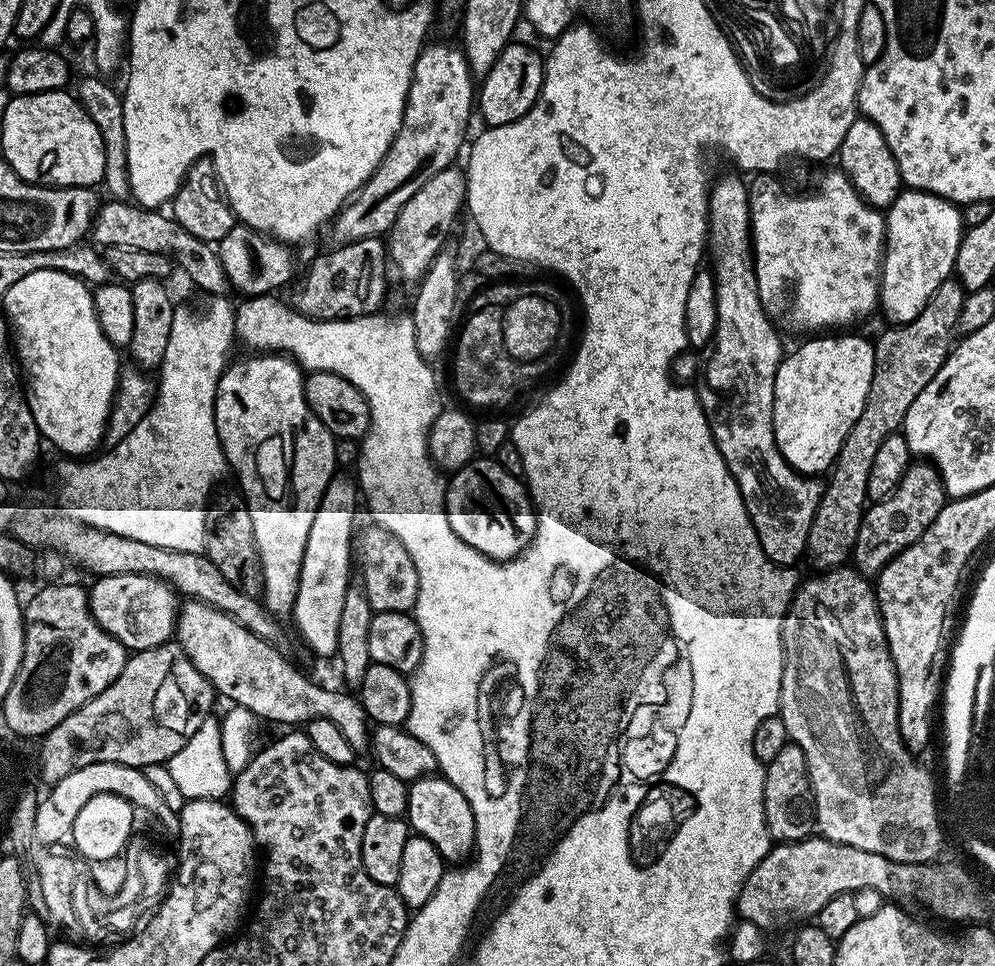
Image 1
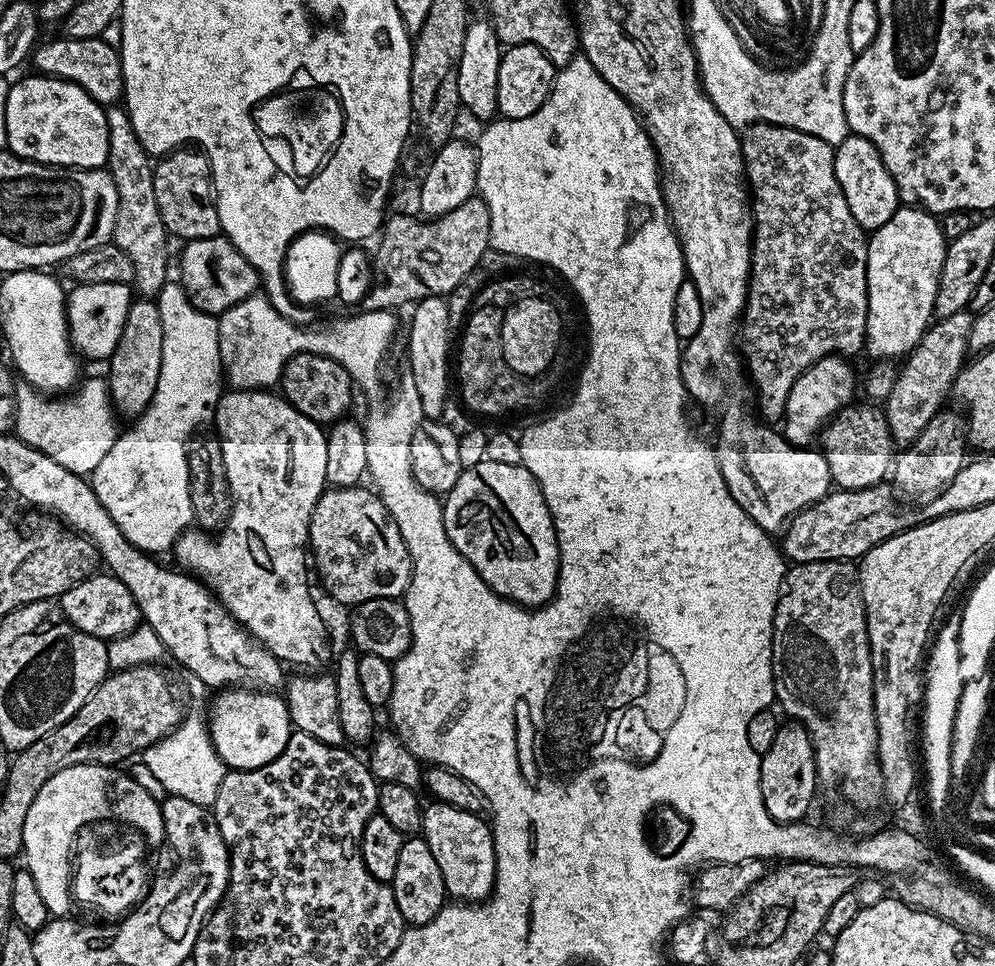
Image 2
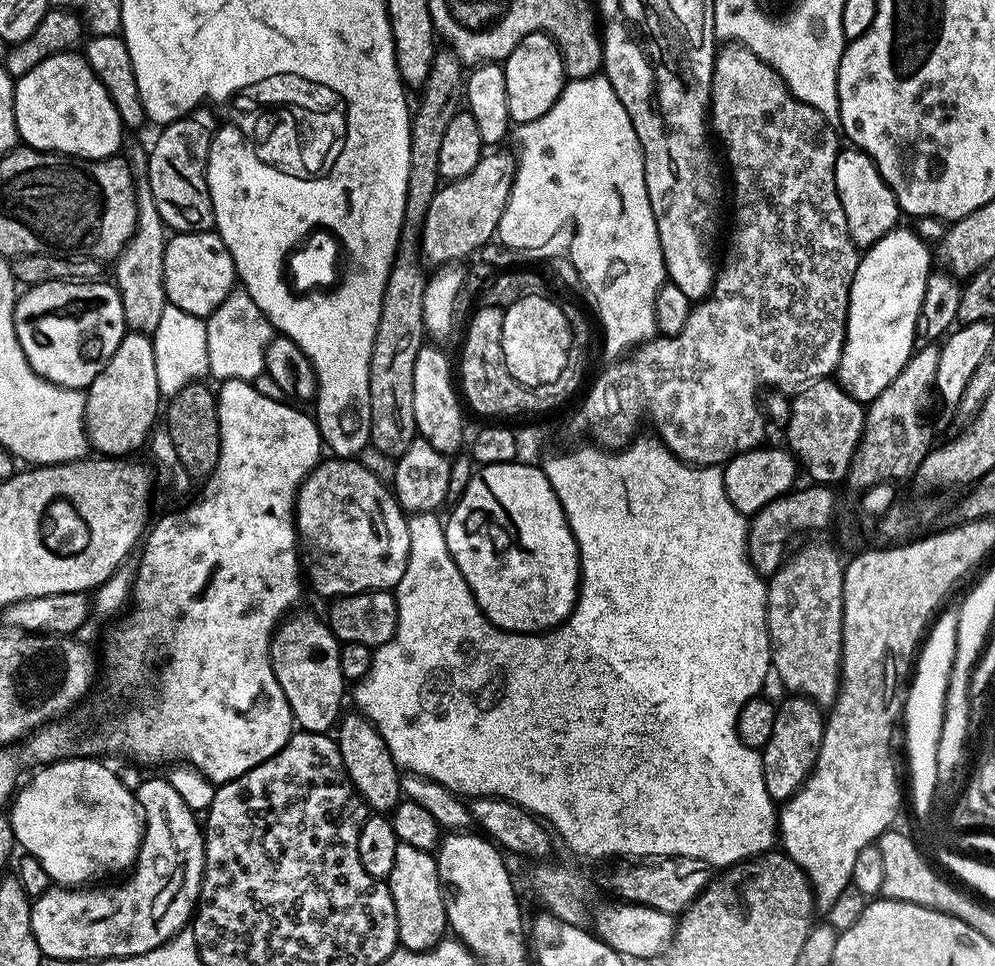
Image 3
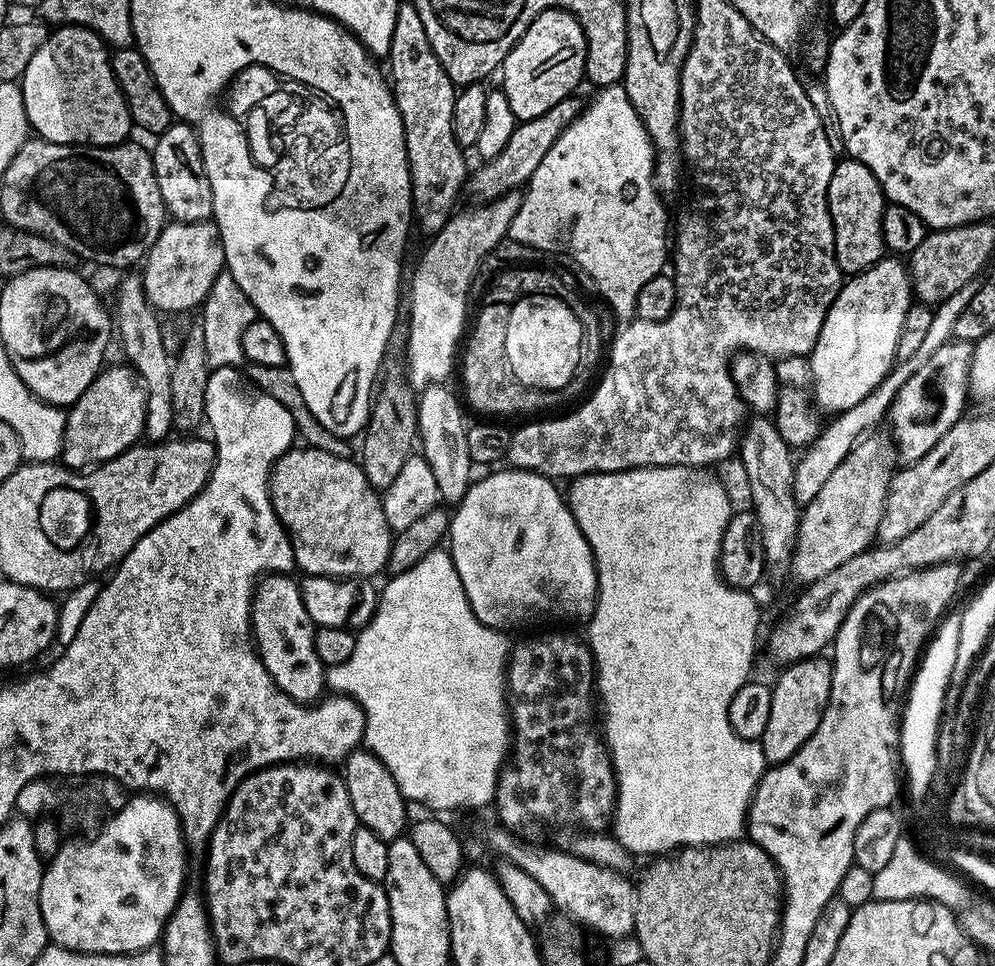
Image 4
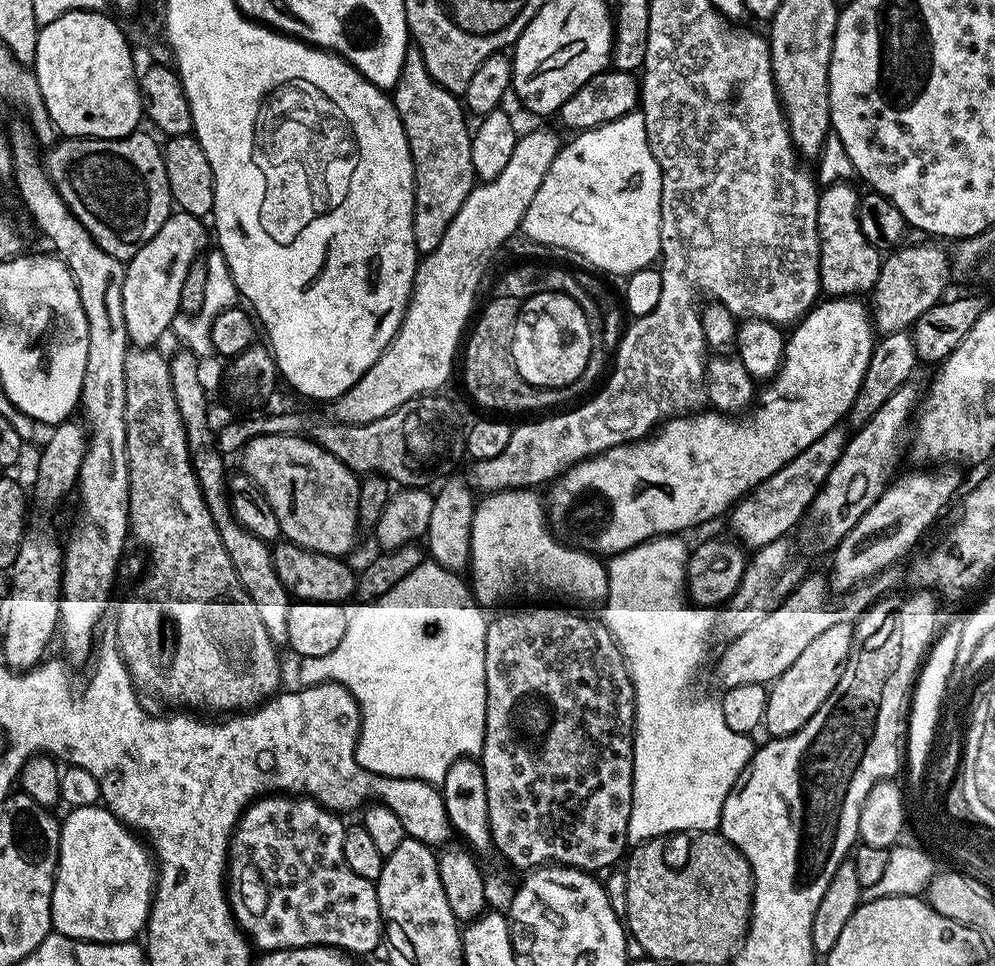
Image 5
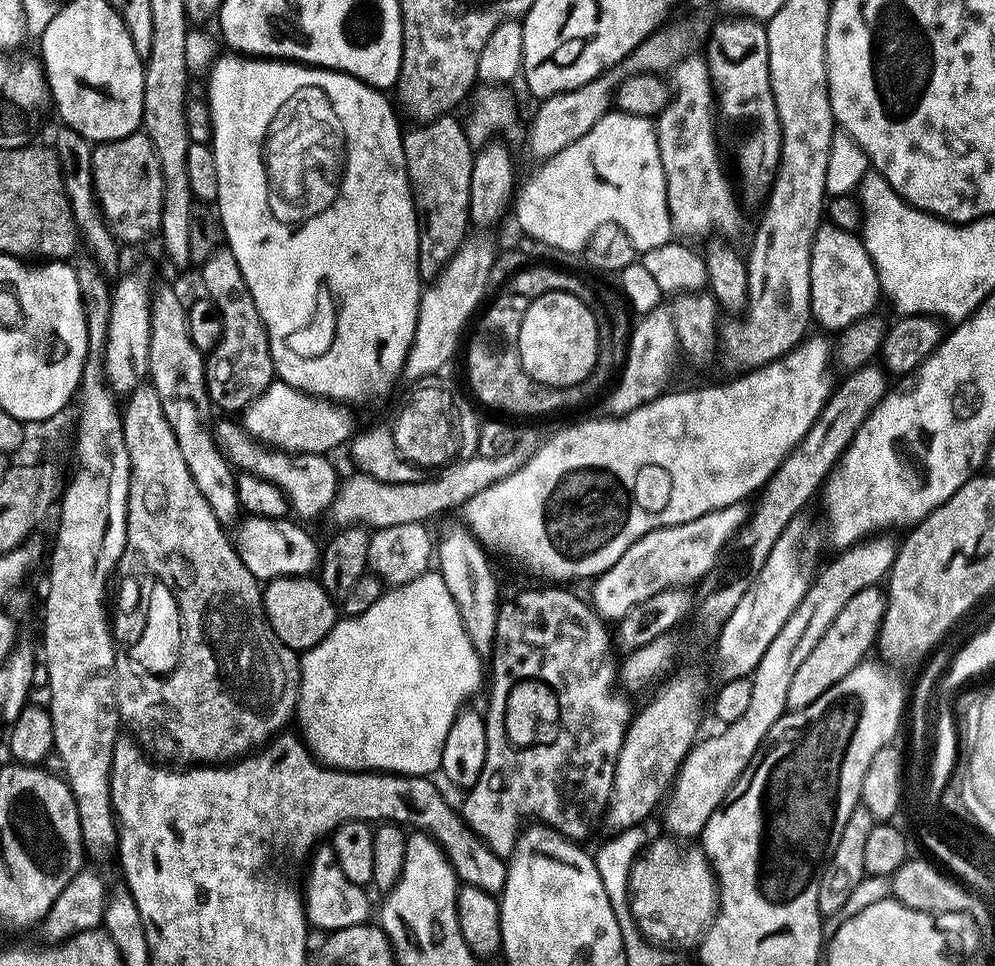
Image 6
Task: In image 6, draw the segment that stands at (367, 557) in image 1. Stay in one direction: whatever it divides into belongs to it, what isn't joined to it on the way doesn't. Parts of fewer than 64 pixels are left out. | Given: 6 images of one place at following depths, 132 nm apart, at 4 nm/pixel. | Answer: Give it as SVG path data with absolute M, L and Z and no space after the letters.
M224 418L220 425L215 425L214 439L220 445L221 452L241 473L260 476L269 480L274 486L284 491L291 511L301 521L309 522L315 516L320 516L332 507L332 500L336 497L338 479L336 468L331 464L327 455L318 452L282 452L267 447L258 440L253 440L239 423L232 418Z

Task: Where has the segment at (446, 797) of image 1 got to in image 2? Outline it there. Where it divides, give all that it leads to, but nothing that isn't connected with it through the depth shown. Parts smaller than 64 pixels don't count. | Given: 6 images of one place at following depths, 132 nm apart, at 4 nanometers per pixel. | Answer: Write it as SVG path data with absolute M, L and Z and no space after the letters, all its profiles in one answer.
M432 802L429 805L424 808L422 838L430 846L438 870L442 870L445 893L456 902L487 900L496 885L496 855L489 821L483 815L449 804Z

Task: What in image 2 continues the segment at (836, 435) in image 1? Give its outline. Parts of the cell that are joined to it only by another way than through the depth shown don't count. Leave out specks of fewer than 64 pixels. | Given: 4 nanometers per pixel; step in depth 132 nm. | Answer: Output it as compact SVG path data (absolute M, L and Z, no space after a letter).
M827 356L810 365L794 382L790 398L786 400L782 417L782 435L797 446L808 446L819 437L823 427L836 413L853 403L852 395L858 392L858 376L852 373L847 359L842 356Z

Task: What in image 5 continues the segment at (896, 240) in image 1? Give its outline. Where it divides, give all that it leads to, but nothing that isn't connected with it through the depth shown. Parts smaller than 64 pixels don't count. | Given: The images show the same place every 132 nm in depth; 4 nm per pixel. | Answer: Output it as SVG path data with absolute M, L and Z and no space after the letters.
M860 298L825 299L823 302L817 303L816 307L791 329L792 336L790 332L784 345L784 362L780 366L780 371L772 377L770 383L765 387L769 388L761 396L759 393L758 403L747 413L748 420L740 421L740 418L735 415L715 410L700 410L695 414L673 416L672 419L663 421L655 434L637 440L635 444L623 444L601 452L599 456L591 456L589 460L578 462L572 468L560 473L555 480L551 481L550 487L547 489L547 491L549 490L548 496L546 492L546 515L552 531L556 534L556 539L564 541L571 548L579 548L581 552L591 552L601 558L611 558L617 552L625 552L638 546L643 540L653 540L656 536L684 534L687 528L692 528L695 524L704 524L707 520L712 520L715 516L722 514L724 516L737 501L759 487L764 480L768 480L778 469L790 463L796 455L806 450L811 443L817 442L818 438L821 438L831 428L837 427L841 423L840 419L843 416L845 419L851 413L852 404L856 401L856 395L860 393L860 387L864 381L866 368L874 347L874 325L865 301L864 304L862 301L863 299Z

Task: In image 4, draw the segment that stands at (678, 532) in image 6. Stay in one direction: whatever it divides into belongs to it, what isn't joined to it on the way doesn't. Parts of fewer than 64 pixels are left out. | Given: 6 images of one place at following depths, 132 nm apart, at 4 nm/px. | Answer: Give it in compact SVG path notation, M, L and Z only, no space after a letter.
M975 283L967 284L962 286L962 290L958 290L958 294L950 294L950 298L946 298L942 303L935 305L932 308L932 317L930 318L926 339L918 345L918 350L914 350L909 359L904 359L894 364L886 378L861 402L852 406L850 410L837 413L833 417L834 422L829 425L827 423L821 429L816 440L801 453L802 458L800 459L799 457L795 463L794 480L795 498L798 504L803 506L813 500L814 495L822 490L823 483L831 476L835 467L846 458L853 446L859 443L866 433L877 429L885 421L898 390L906 384L907 379L915 371L922 370L930 362L930 357L937 352L938 346L947 344L949 340L953 339L954 322L958 322L958 318L962 315L962 310L966 310L966 305L970 303L970 298L974 298L976 289L977 285Z

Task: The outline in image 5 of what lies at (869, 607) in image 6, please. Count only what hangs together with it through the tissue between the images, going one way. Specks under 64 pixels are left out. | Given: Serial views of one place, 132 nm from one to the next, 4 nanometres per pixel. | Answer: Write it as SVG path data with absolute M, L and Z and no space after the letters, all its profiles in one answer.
M835 624L830 626L830 630L825 630L823 634L818 634L802 654L794 661L794 666L786 670L777 680L772 681L768 688L768 705L762 725L763 731L768 731L769 737L789 736L794 734L830 698L834 686L842 678L842 674L848 668L848 661L852 659L852 649L854 647L854 628L852 624Z

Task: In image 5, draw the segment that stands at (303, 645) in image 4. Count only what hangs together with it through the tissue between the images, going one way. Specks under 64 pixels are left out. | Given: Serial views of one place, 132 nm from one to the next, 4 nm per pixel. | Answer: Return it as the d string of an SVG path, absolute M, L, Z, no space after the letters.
M185 350L185 352L171 353L168 361L170 382L174 386L174 402L178 402L178 414L188 432L188 446L192 451L192 469L196 472L196 481L200 483L204 501L222 538L222 546L226 546L226 554L230 554L230 562L246 594L250 594L250 602L254 602L254 607L258 609L262 626L266 626L266 634L270 634L270 638L277 646L284 646L288 642L286 618L290 618L290 606L294 600L288 595L286 586L282 586L282 578L278 578L278 570L274 570L274 558L269 541L258 538L253 532L243 528L232 512L226 480L224 484L225 457L213 445L213 449L208 445L211 440L213 443L214 432L208 429L208 396L204 393L204 384L200 381L200 364L196 360L199 360L197 353Z

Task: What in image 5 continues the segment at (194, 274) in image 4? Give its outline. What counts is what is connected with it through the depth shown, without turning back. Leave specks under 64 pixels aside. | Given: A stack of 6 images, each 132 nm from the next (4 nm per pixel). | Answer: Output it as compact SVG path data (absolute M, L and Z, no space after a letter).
M173 211L159 221L156 231L149 235L138 254L127 261L122 282L122 314L126 318L129 345L137 348L159 345L164 331L178 316L182 282L186 282L192 263L205 251L204 243L210 240L209 233L208 236L204 233L204 223L201 217L194 214Z

